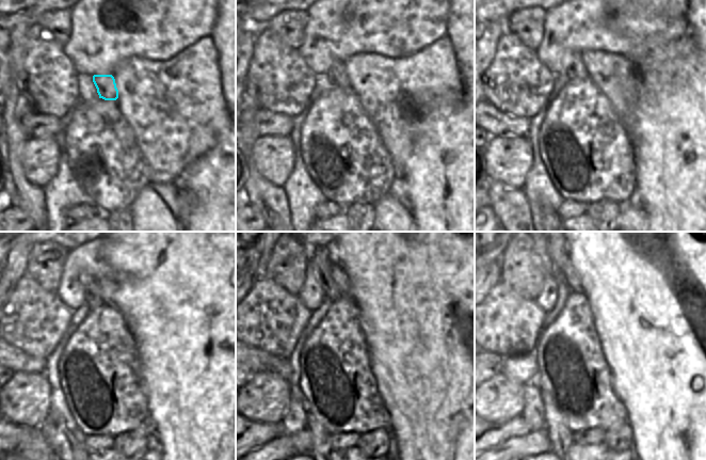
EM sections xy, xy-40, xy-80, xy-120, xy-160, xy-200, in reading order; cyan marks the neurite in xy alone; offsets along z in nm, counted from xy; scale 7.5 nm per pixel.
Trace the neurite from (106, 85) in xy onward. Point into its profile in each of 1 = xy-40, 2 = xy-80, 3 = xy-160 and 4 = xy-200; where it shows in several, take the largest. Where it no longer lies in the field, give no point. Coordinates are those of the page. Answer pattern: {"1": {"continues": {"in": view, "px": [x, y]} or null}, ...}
{"1": {"continues": {"in": "xy-40", "px": [338, 76]}}, "2": {"continues": {"in": "xy-80", "px": [576, 69]}}, "3": {"continues": {"in": "xy-160", "px": [320, 262]}}, "4": {"continues": {"in": "xy-200", "px": [558, 274]}}}

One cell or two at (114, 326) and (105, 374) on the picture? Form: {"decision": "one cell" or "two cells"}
{"decision": "one cell"}

